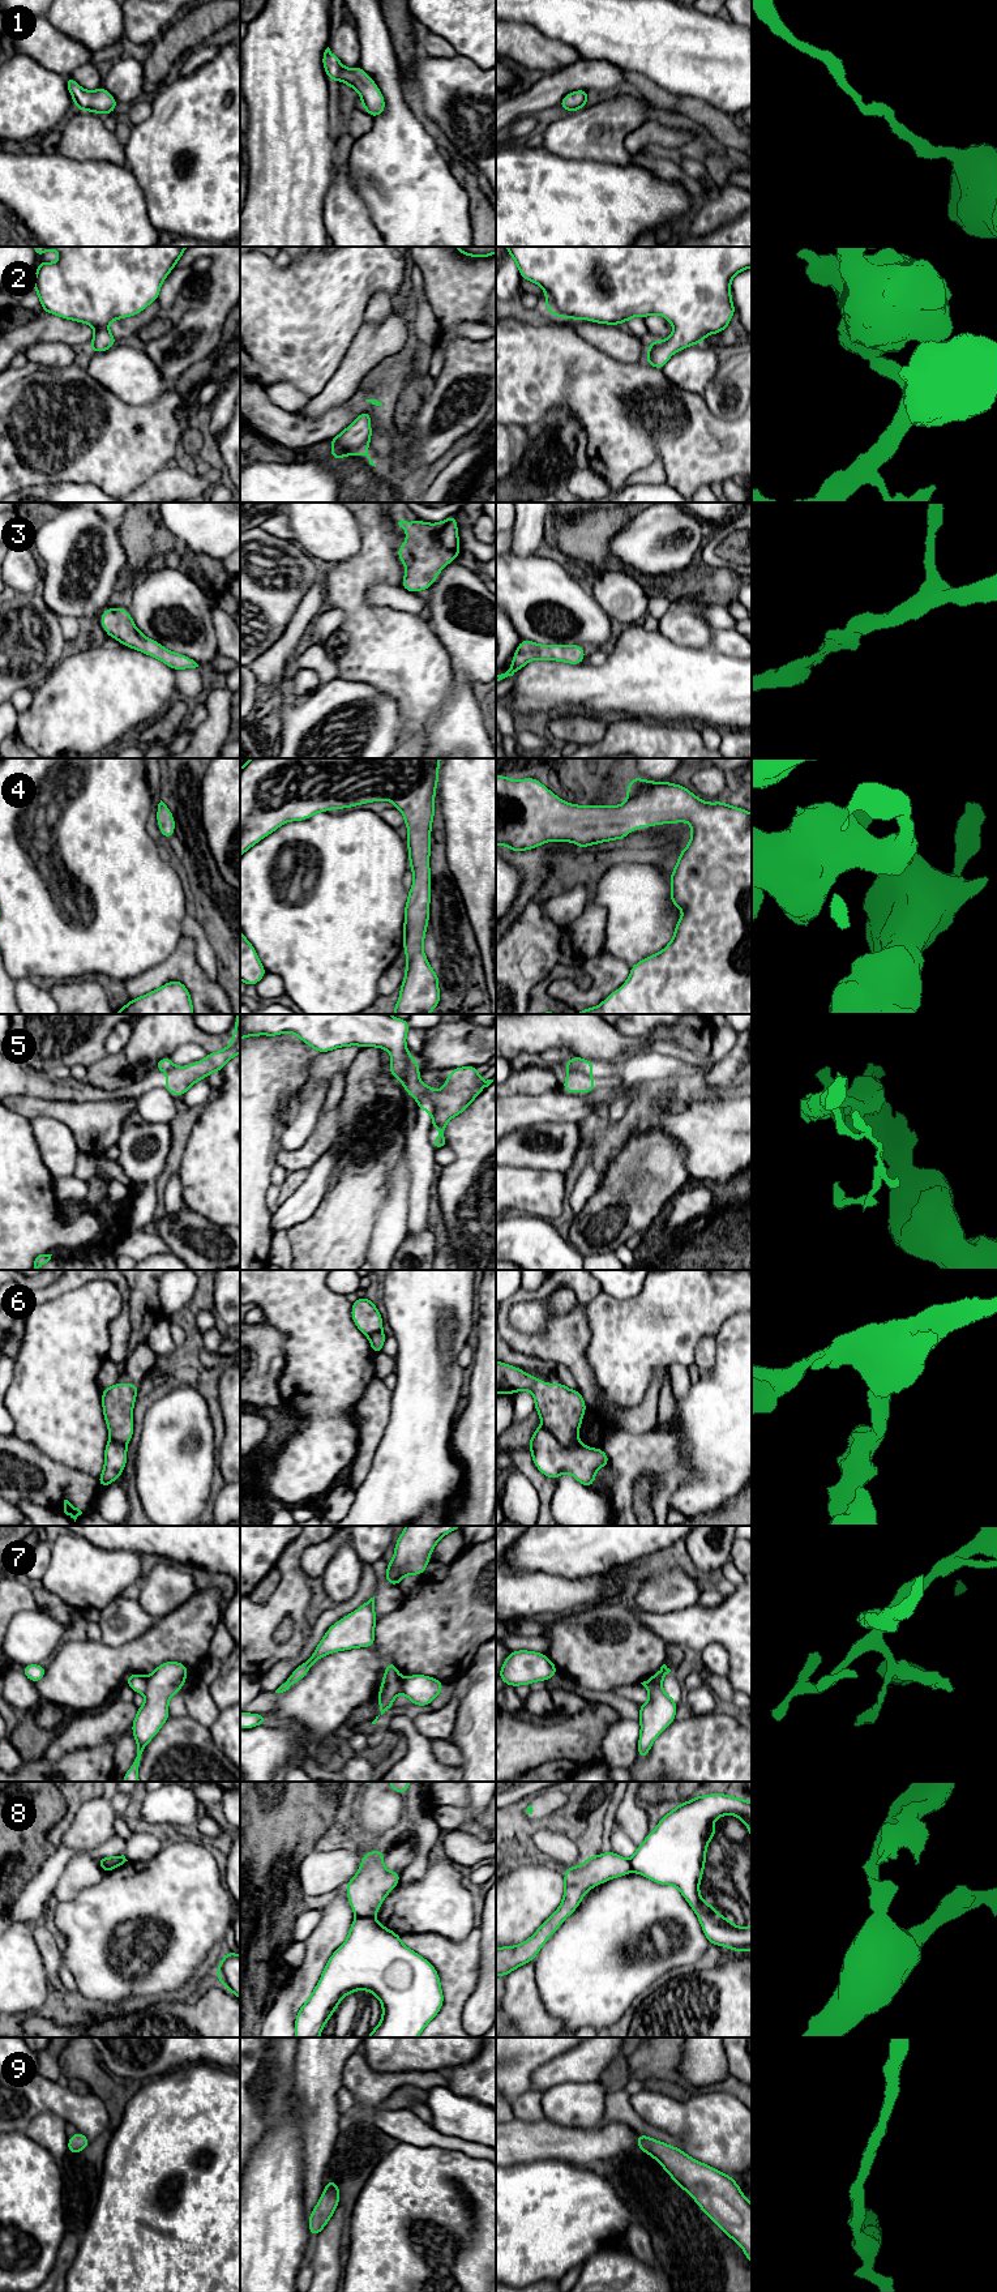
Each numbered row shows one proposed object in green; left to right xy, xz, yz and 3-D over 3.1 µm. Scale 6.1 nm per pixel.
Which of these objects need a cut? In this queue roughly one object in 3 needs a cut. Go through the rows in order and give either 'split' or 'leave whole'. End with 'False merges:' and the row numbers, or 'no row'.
1: leave whole
2: leave whole
3: leave whole
4: leave whole
5: split
6: split
7: split
8: split
9: leave whole
False merges: 5, 6, 7, 8

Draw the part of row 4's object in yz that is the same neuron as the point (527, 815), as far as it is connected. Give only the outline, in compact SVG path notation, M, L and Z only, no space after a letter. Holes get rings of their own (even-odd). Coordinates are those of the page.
M496 774L496 844L508 846L514 852L532 850L551 841L573 842L585 850L590 844L613 839L624 841L628 833L639 828L683 821L692 825L690 842L680 852L677 864L669 875L671 902L684 911L683 916L677 920L672 940L662 952L646 957L632 966L630 975L622 987L612 992L602 1004L595 1008L575 1012L575 1014L752 1014L752 813L743 808L728 805L723 800L706 803L694 796L688 788L669 782L652 782L632 777L626 794L626 801L622 805L577 805L561 800L535 778L513 781Z

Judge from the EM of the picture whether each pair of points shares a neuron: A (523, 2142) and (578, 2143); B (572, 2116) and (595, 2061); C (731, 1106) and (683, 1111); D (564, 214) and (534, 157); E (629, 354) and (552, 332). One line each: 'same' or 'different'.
A: same
B: different
C: same
D: same
E: different

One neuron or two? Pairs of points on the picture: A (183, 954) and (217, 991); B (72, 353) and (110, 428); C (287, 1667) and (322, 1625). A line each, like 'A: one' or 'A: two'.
A: one
B: two
C: one

